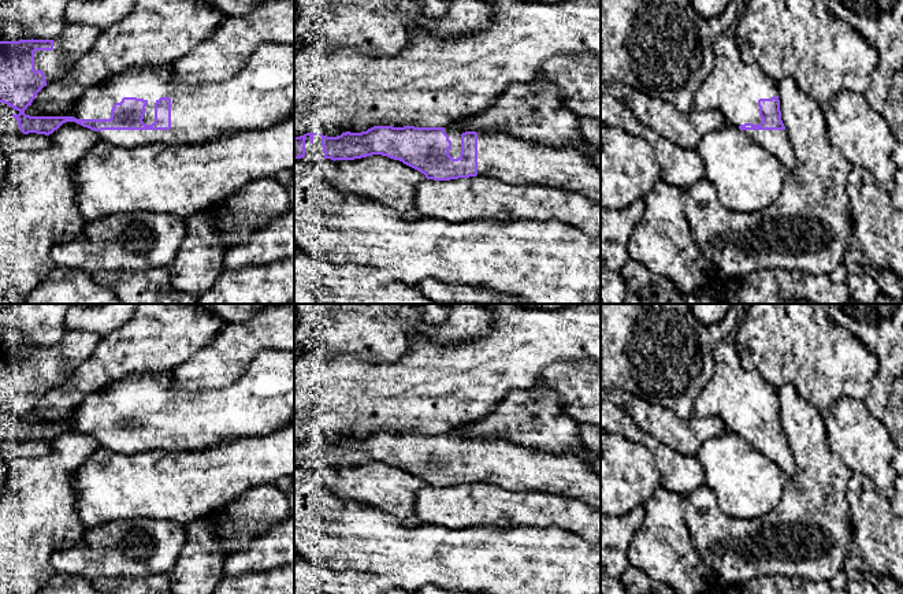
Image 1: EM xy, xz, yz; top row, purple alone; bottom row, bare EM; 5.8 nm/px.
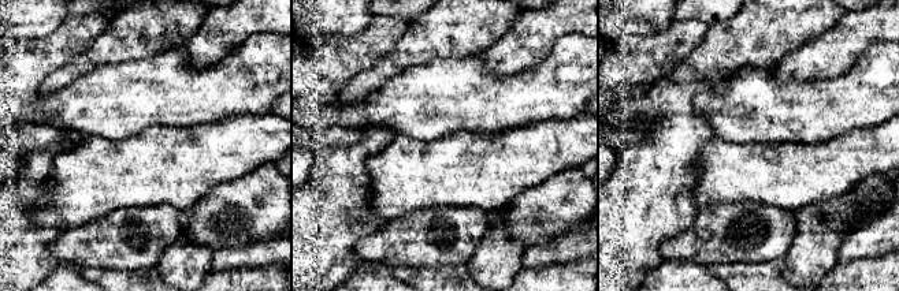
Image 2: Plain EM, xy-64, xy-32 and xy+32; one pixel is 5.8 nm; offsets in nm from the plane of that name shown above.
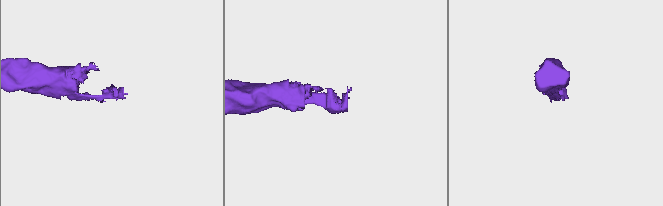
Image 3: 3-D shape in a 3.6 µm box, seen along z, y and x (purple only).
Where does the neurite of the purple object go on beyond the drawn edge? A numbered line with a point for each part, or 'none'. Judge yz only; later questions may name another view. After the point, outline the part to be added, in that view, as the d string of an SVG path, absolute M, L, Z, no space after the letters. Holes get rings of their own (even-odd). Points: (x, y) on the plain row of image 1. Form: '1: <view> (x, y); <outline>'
1: yz (734, 394); M732 338L714 348L714 376L698 394L695 416L720 419L729 431L762 428L759 405L778 402L777 391L755 371L746 371Z

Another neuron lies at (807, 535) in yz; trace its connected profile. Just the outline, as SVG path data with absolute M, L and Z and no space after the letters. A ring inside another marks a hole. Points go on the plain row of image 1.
M792 385L776 390L778 397L781 427L795 456L796 474L787 480L781 502L770 512L755 519L732 517L721 512L713 491L706 486L684 494L684 519L702 561L710 567L716 584L731 586L746 583L765 575L783 575L806 580L830 579L844 568L844 560L854 550L850 508L846 501L846 489L852 475L844 461L830 450L824 430L824 416L803 400Z

